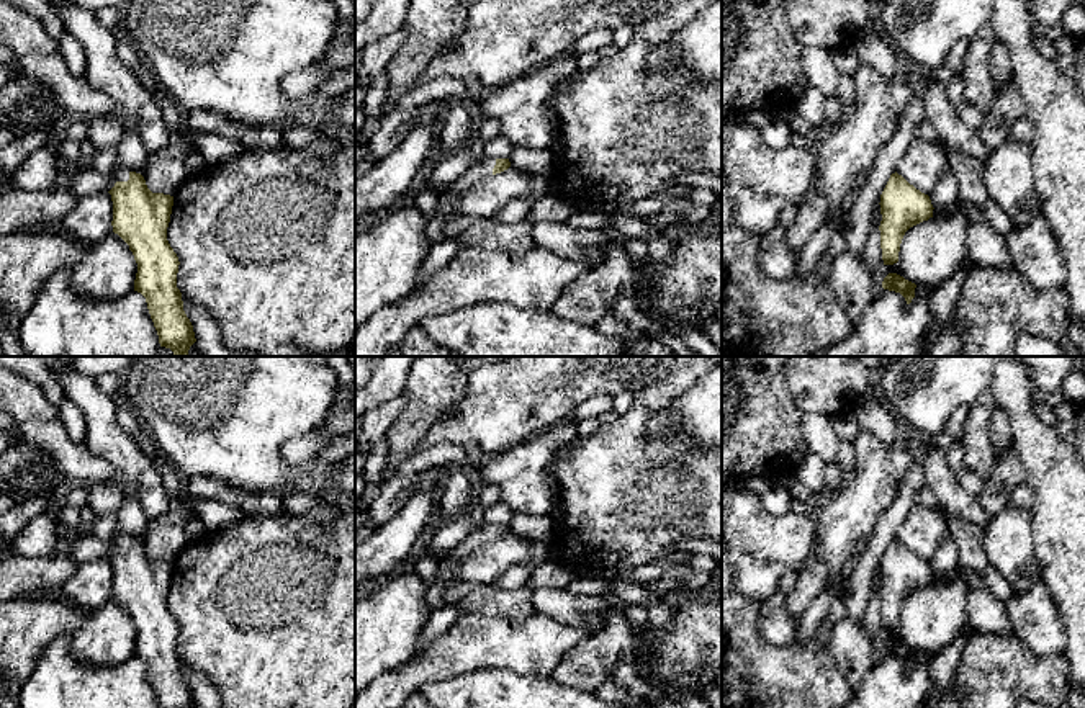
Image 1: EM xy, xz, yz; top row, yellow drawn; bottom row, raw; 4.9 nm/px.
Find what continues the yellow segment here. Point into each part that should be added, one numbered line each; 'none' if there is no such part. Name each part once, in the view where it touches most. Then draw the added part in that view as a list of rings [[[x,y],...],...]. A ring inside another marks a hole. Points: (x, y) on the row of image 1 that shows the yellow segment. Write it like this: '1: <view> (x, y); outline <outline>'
1: xy (118, 174); outline [[[119,162],[115,164],[110,178],[113,183],[116,181],[128,181],[129,180],[129,170],[124,168]]]

